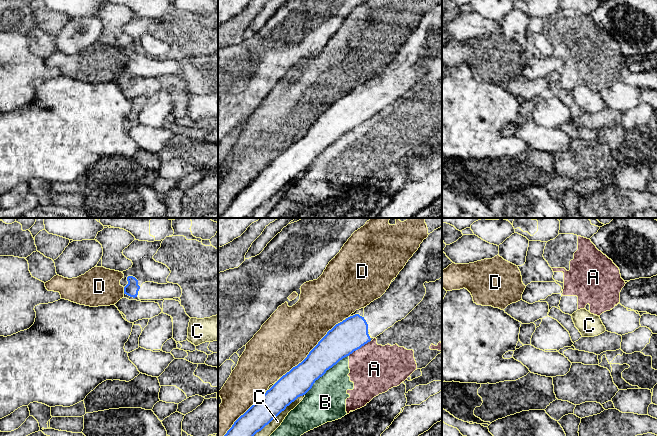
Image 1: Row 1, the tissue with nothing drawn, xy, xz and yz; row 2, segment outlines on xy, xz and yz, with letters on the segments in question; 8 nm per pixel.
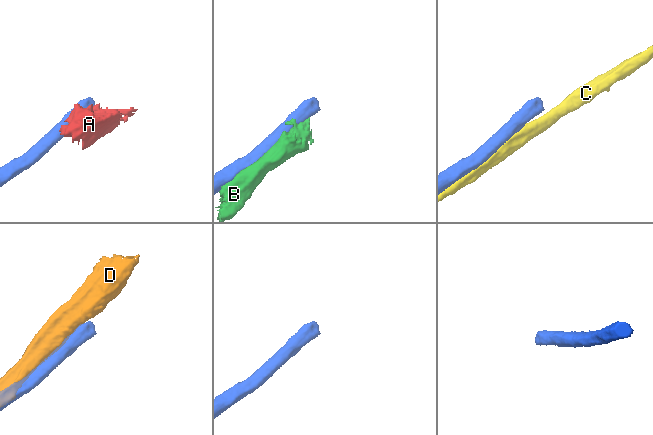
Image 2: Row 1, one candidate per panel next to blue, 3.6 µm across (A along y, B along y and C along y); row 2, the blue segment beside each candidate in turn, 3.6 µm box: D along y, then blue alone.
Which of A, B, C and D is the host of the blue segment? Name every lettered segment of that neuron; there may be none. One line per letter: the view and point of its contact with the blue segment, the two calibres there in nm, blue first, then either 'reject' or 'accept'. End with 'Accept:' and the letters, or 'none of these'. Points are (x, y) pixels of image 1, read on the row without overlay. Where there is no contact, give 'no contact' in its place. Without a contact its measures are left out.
A: contact xz (359, 124); calibres 260 and 400 nm; reject
B: contact xz (325, 148); calibres 240 and 320 nm; reject
C: contact xz (275, 193); calibres 220 and 120 nm; reject
D: contact xz (312, 125); calibres 260 and 420 nm; reject
Accept: none of these

